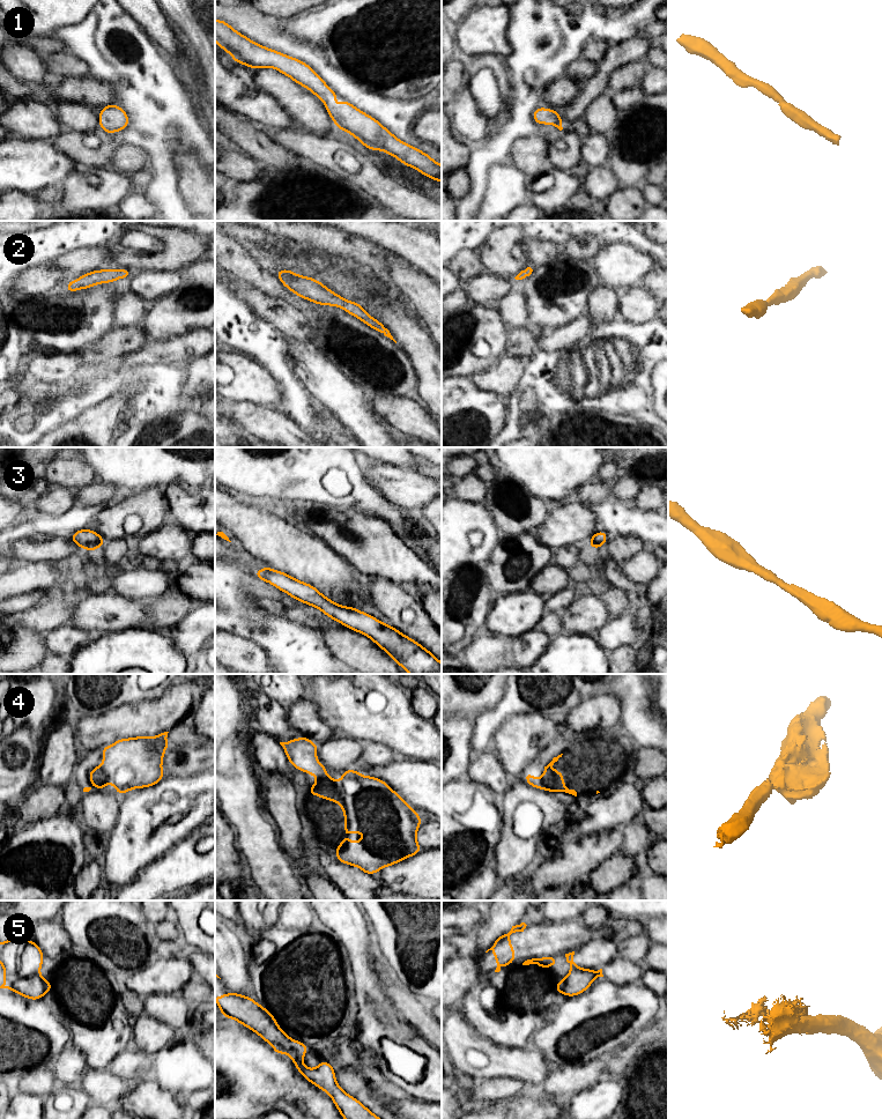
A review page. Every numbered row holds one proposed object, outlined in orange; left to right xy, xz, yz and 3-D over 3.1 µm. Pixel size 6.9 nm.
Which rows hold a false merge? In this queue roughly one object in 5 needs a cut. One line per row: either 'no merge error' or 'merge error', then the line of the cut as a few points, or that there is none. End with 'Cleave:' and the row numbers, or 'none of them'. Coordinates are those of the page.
1: no merge error; no cut
2: no merge error; no cut
3: no merge error; no cut
4: no merge error; no cut
5: no merge error; no cut
Cleave: none of them

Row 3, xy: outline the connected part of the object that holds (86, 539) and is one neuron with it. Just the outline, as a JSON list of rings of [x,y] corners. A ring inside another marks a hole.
[[[80,529],[69,539],[86,550],[97,550],[106,542],[103,536],[98,535],[92,529]]]

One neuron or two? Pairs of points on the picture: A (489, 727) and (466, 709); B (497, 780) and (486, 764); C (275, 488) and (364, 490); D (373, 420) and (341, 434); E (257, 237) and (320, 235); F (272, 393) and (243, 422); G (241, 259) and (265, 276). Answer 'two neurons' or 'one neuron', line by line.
A: two neurons
B: one neuron
C: one neuron
D: two neurons
E: two neurons
F: two neurons
G: one neuron

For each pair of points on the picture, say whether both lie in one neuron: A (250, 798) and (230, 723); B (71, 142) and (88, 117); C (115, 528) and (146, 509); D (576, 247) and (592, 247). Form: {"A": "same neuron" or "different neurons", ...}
{"A": "same neuron", "B": "different neurons", "C": "same neuron", "D": "same neuron"}

